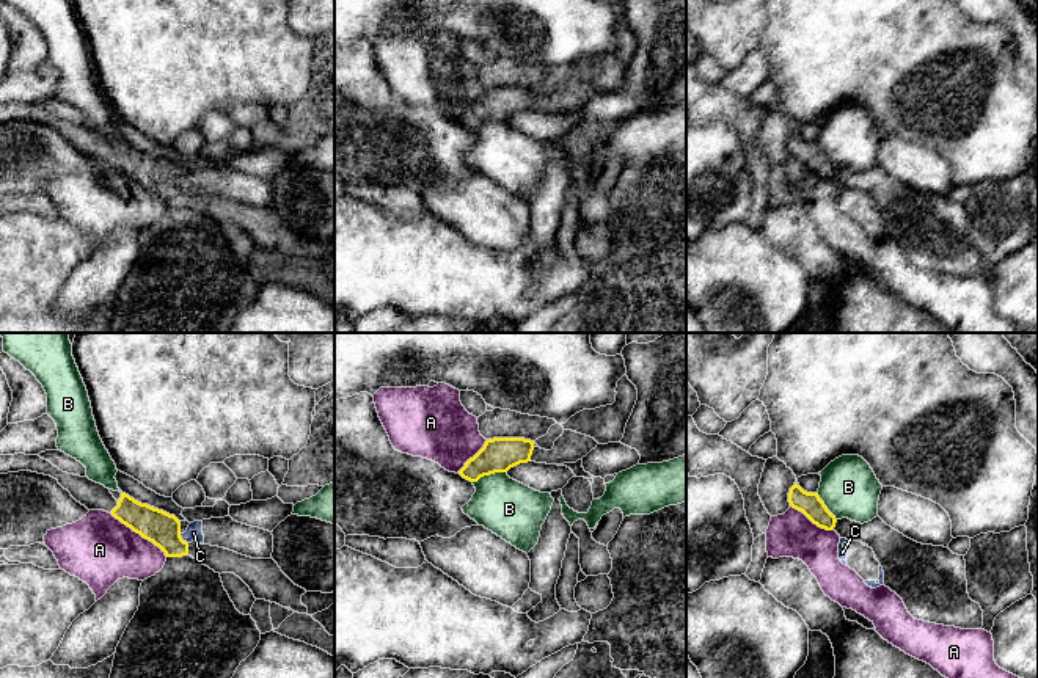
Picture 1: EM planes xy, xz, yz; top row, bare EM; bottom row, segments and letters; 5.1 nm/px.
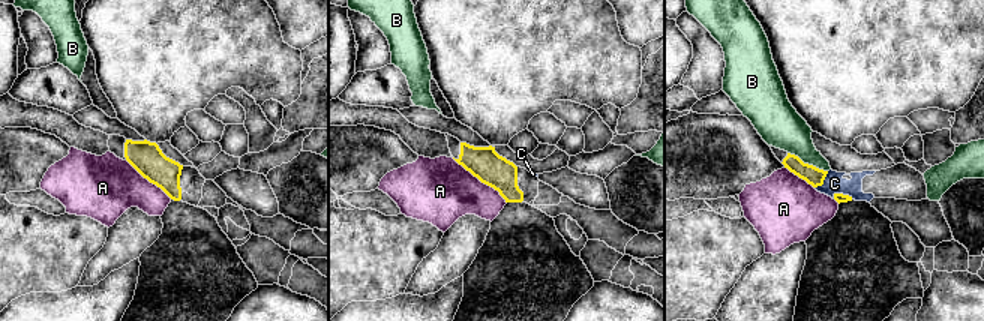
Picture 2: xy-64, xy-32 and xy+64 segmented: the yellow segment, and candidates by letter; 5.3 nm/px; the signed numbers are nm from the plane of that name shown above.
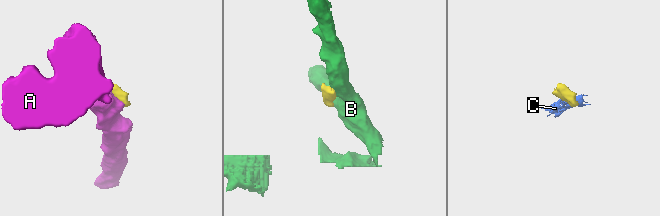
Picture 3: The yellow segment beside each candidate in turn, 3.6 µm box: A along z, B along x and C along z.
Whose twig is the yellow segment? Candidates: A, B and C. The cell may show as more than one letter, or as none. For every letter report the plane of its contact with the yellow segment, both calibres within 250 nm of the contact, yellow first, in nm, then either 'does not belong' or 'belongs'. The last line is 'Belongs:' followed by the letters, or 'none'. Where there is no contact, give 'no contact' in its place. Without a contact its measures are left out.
A: contact in xy; calibres 170 and 360 nm; does not belong
B: contact in xz; calibres 180 and 300 nm; does not belong
C: contact in xy; calibres 170 and 90 nm; does not belong
Belongs: none

